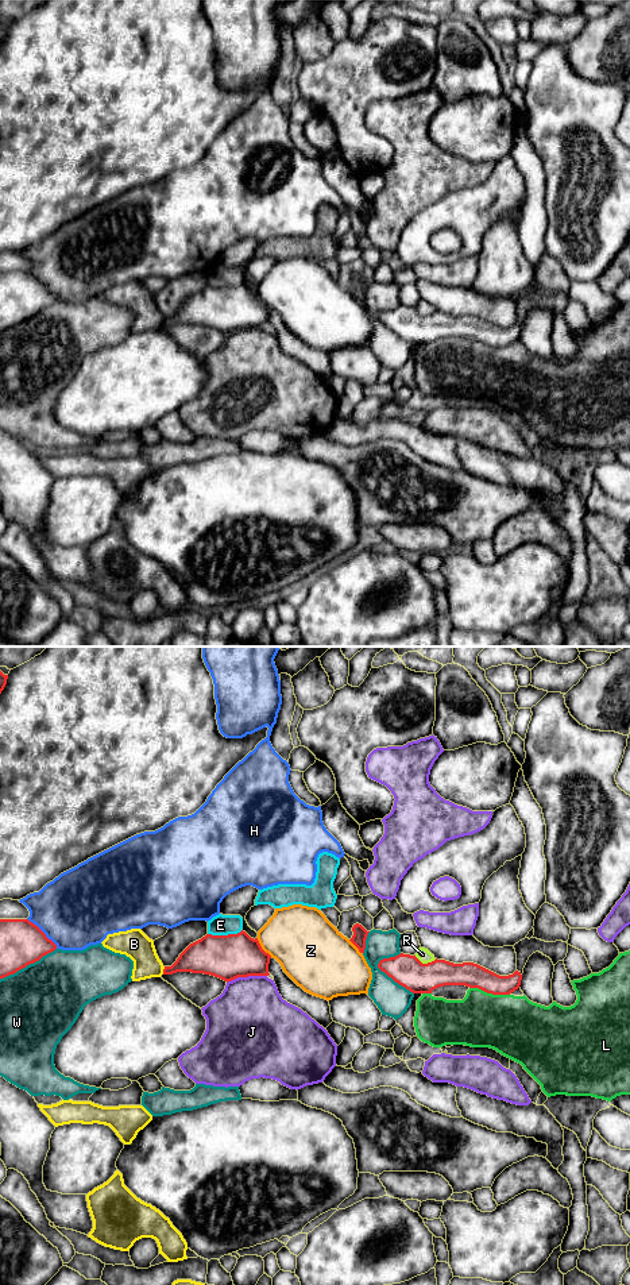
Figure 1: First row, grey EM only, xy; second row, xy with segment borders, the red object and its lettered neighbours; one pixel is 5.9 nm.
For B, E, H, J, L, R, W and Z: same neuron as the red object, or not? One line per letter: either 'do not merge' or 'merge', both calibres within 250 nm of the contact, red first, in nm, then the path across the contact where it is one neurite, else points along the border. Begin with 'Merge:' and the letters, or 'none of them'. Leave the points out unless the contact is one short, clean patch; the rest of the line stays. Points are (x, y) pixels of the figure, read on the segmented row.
Merge: none of them
B: do not merge; 200 nm thick on the red side, 170 nm on the other
E: do not merge; 260 nm thick on the red side, 130 nm on the other; border along xy (242, 930), (234, 934), (208, 934)
H: do not merge; 260 nm thick on the red side, 460 nm on the other
J: do not merge; 260 nm thick on the red side, 460 nm on the other
L: do not merge; 150 nm thick on the red side, 360 nm on the other
R: do not merge; 190 nm thick on the red side, 80 nm on the other; border along xy (414, 956), (422, 963), (431, 963), (436, 959)
W: do not merge; 190 nm thick on the red side, 190 nm on the other
Z: do not merge; 260 nm thick on the red side, 380 nm on the other

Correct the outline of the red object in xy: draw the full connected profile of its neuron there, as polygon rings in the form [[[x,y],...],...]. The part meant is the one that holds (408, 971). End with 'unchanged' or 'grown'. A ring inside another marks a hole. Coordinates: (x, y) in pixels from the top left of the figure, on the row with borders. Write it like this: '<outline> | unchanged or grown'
[[[403,953],[380,960],[378,968],[413,993],[432,993],[444,985],[465,985],[492,995],[510,995],[522,980],[518,970],[499,976],[474,962],[453,964],[436,958],[422,964],[416,956]]] | unchanged

